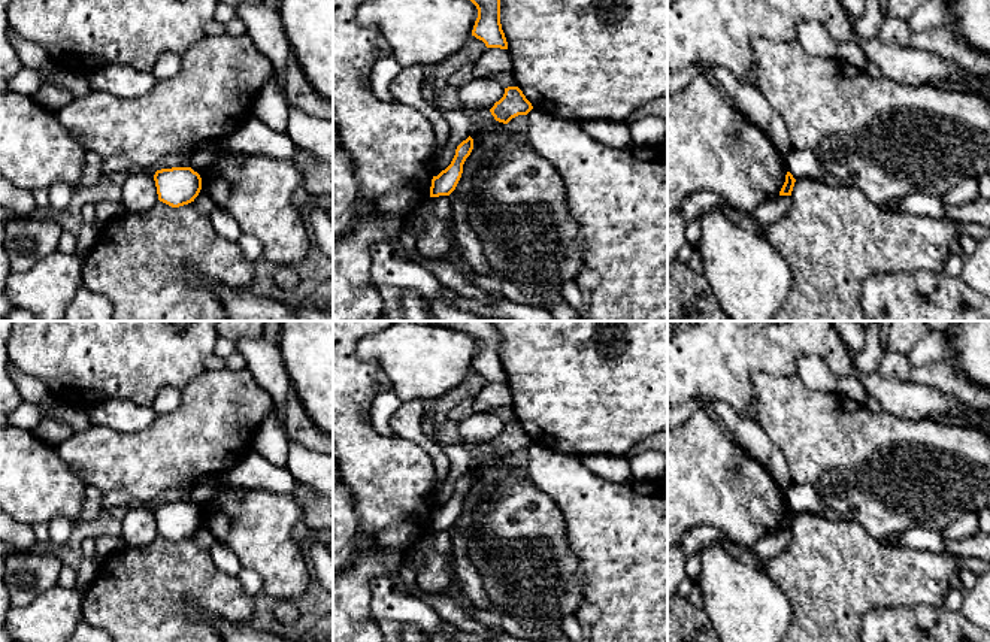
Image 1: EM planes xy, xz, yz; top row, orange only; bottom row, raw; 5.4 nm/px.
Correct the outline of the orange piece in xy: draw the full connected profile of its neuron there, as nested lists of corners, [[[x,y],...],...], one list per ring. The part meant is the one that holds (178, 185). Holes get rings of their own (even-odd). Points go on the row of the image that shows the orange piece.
[[[191,167],[157,170],[154,175],[158,200],[179,208],[194,202],[202,190],[202,178]]]

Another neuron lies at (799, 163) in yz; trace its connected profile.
[[[791,149],[784,155],[784,163],[794,179],[811,178],[821,181],[826,175],[829,175],[817,157],[809,151]]]

